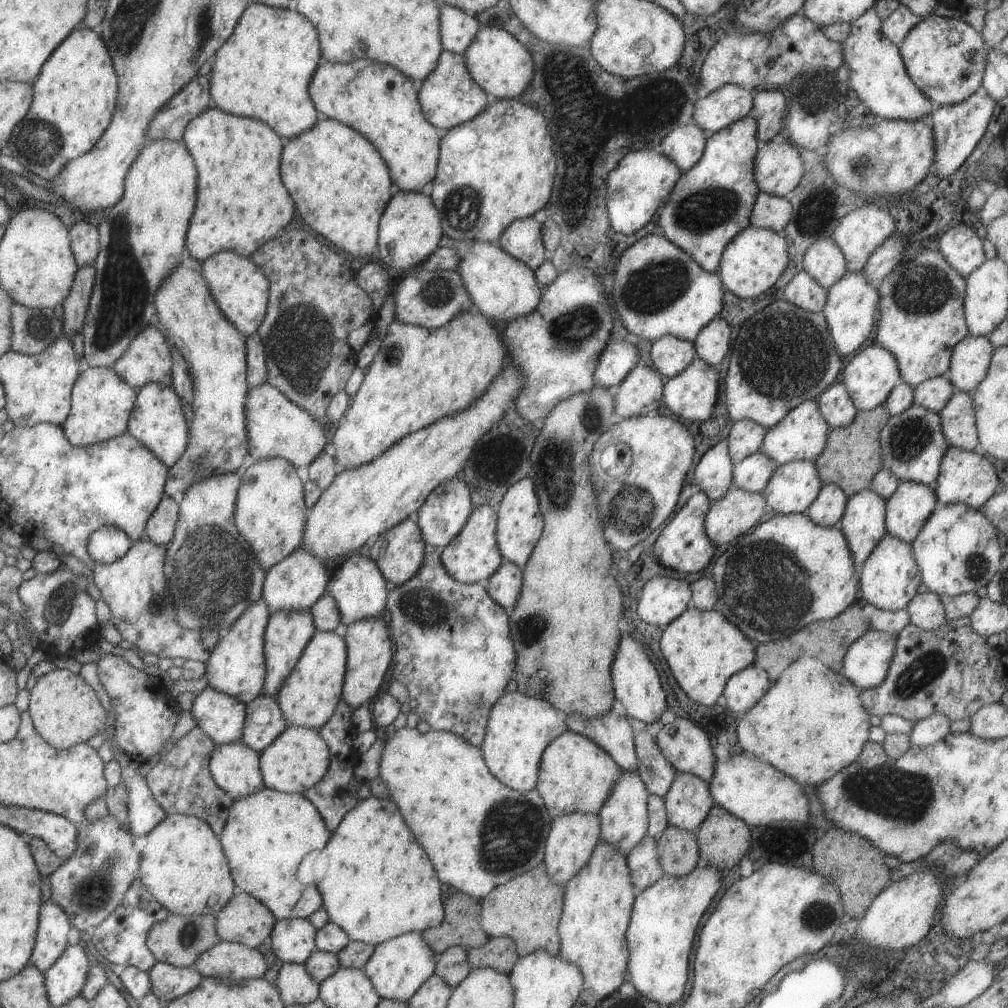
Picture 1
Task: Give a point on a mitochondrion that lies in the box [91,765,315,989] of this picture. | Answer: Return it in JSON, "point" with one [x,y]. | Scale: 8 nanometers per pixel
{"point":[189,935]}

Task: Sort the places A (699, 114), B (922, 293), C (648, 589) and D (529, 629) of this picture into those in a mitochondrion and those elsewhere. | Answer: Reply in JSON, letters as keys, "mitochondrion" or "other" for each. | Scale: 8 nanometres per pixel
{"A":"other","B":"mitochondrion","C":"other","D":"mitochondrion"}

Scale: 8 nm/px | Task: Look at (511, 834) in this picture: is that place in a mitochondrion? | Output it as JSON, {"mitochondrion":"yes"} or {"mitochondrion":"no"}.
{"mitochondrion":"yes"}

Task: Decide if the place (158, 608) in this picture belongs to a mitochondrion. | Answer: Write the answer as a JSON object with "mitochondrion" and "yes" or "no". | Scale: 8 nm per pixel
{"mitochondrion":"yes"}

